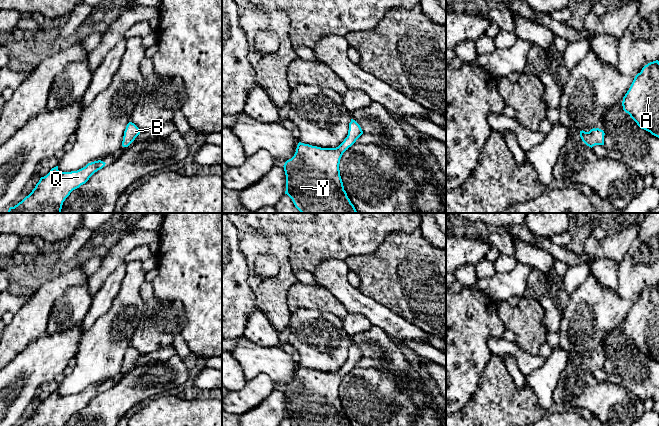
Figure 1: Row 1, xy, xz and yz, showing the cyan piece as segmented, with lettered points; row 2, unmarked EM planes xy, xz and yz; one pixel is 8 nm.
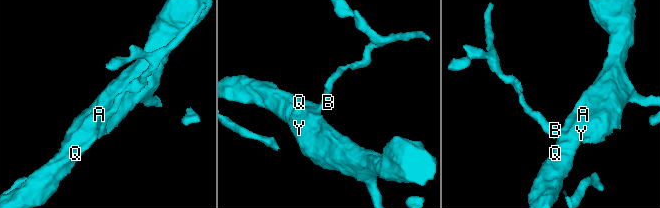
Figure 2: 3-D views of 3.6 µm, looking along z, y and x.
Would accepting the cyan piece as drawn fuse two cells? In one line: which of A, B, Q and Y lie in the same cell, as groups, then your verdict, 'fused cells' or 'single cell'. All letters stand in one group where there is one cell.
A B Q Y; single cell

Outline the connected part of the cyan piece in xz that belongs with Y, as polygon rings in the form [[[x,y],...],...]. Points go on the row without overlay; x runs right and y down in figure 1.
[[[353,343],[348,359],[336,372],[299,366],[294,380],[284,388],[286,415],[293,426],[351,426],[344,414],[339,388],[343,377],[363,358]]]

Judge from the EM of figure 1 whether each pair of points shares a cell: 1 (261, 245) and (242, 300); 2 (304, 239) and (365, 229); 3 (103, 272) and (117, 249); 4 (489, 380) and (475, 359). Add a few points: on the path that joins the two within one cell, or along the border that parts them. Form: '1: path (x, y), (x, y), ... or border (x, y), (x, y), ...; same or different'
1: border (249, 275), (248, 285), (254, 294), (256, 306); different
2: path (319, 229), (350, 229); same
3: path (108, 266), (116, 255); same
4: border (492, 354), (481, 374), (478, 387), (474, 393); different

